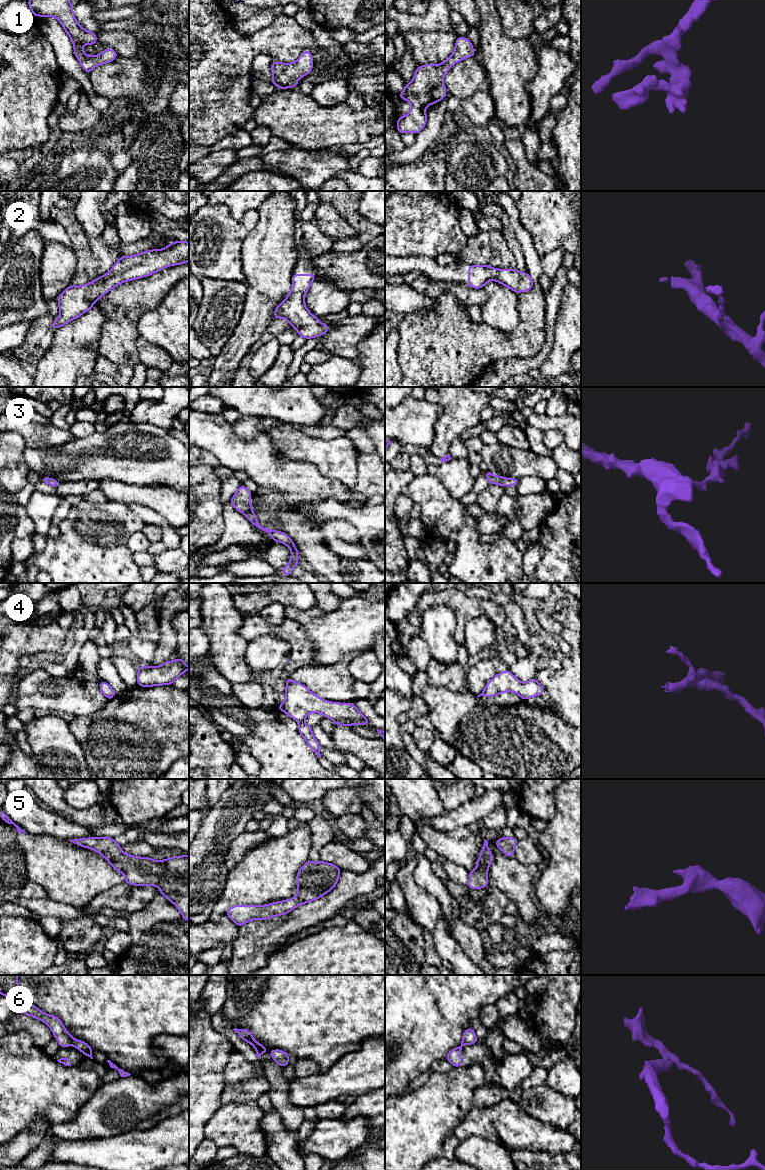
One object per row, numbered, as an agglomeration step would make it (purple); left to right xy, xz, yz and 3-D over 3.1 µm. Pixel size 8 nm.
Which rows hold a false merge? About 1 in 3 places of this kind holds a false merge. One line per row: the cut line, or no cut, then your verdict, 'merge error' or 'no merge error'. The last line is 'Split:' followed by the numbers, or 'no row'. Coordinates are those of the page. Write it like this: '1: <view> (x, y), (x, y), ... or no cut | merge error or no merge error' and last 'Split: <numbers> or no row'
1: no cut | no merge error
2: no cut | no merge error
3: no cut | no merge error
4: no cut | no merge error
5: no cut | no merge error
6: xz (256, 1049), (262, 1052) | merge error
Split: 6

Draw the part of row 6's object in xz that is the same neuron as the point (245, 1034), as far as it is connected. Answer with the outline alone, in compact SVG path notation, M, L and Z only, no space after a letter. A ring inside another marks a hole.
M243 1028L243 1029L233 1029L243 1040L251 1044L256 1050L261 1050L262 1052L270 1051L265 1046L262 1046L258 1041L253 1039L252 1033Z

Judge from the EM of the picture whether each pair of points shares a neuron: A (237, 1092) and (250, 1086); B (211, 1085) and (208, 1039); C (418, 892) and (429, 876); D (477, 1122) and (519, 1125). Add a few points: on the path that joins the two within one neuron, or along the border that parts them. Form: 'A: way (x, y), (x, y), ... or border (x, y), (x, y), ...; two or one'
A: way (240, 1092), (247, 1089); one
B: way (210, 1074), (208, 1050); one
C: border (416, 862), (414, 870), (415, 880), (439, 901); two
D: way (487, 1114), (500, 1114), (508, 1118); one

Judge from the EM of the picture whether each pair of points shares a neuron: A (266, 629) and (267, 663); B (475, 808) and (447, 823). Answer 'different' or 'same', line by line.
A: different
B: same

